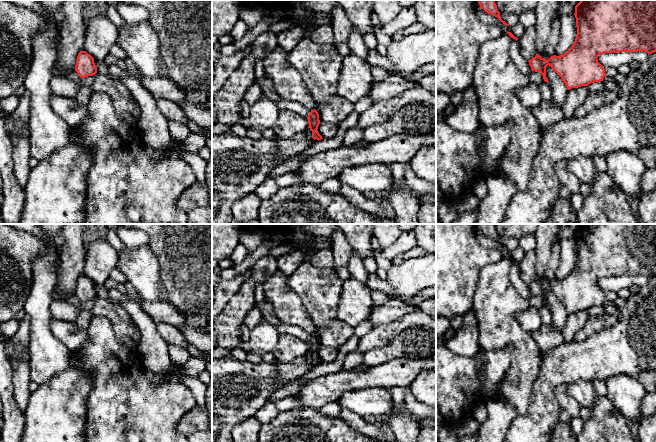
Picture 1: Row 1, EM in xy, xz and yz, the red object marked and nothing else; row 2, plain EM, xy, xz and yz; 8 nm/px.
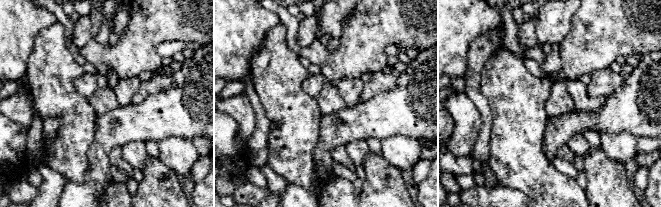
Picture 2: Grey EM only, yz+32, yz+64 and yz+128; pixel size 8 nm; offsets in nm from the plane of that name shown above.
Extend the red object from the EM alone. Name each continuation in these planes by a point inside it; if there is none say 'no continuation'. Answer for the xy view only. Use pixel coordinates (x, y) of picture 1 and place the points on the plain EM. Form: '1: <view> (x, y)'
no continuation

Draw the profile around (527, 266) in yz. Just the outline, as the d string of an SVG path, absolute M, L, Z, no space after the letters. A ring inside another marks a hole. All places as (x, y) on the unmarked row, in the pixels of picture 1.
M535 251L525 252L522 259L518 263L520 277L526 284L530 284L536 280L536 264L537 257Z

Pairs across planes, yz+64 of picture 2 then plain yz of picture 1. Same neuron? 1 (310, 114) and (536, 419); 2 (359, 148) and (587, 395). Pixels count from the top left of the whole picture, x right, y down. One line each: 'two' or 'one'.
1: two
2: one

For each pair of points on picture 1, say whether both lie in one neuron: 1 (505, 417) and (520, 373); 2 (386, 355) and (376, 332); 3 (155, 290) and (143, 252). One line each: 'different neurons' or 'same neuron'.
1: different neurons
2: different neurons
3: same neuron

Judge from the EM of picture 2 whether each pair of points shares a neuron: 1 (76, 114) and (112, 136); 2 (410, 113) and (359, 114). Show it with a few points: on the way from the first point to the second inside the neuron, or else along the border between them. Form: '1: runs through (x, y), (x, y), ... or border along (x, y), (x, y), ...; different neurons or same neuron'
1: border along (97, 116), (94, 138), (88, 148); different neurons
2: runs through (397, 113), (372, 114); same neuron

